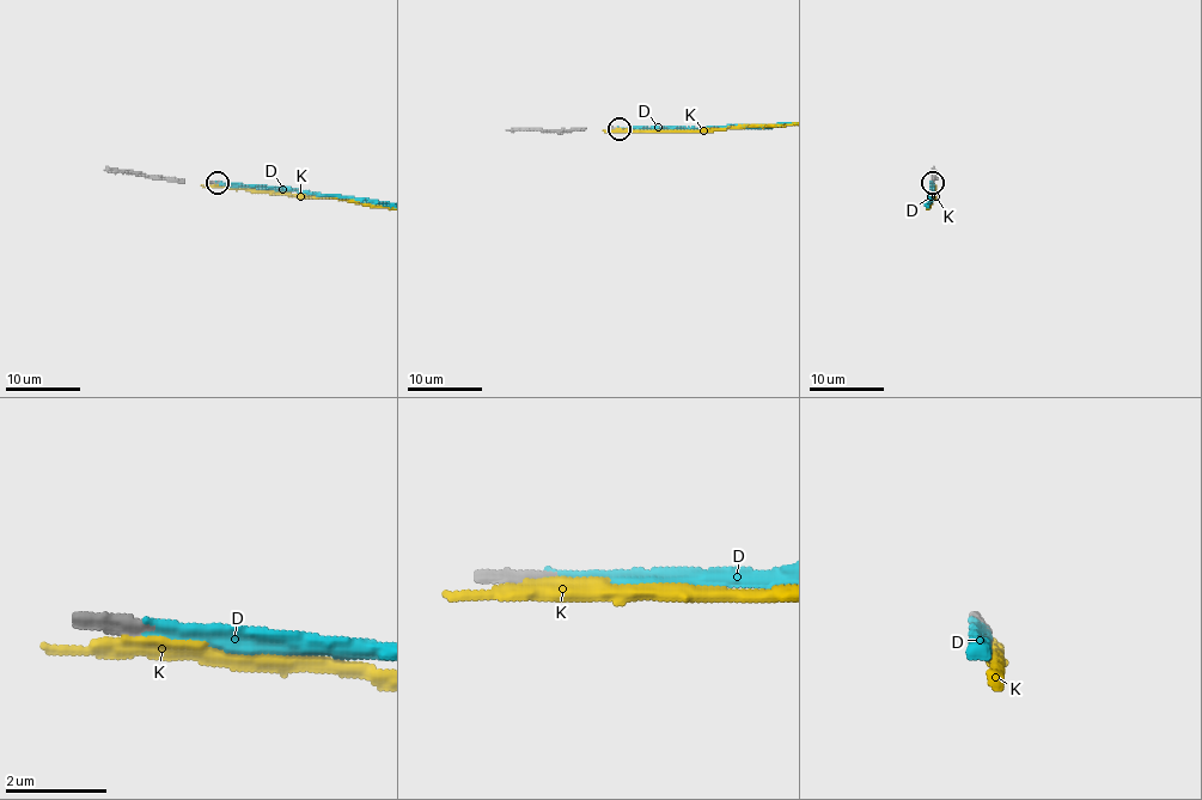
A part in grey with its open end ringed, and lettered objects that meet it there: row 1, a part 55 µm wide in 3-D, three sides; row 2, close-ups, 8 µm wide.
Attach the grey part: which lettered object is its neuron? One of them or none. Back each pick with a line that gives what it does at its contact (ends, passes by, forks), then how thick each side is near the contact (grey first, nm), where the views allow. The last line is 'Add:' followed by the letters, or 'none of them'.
D: it ends | 240/280 nm
Add: D

